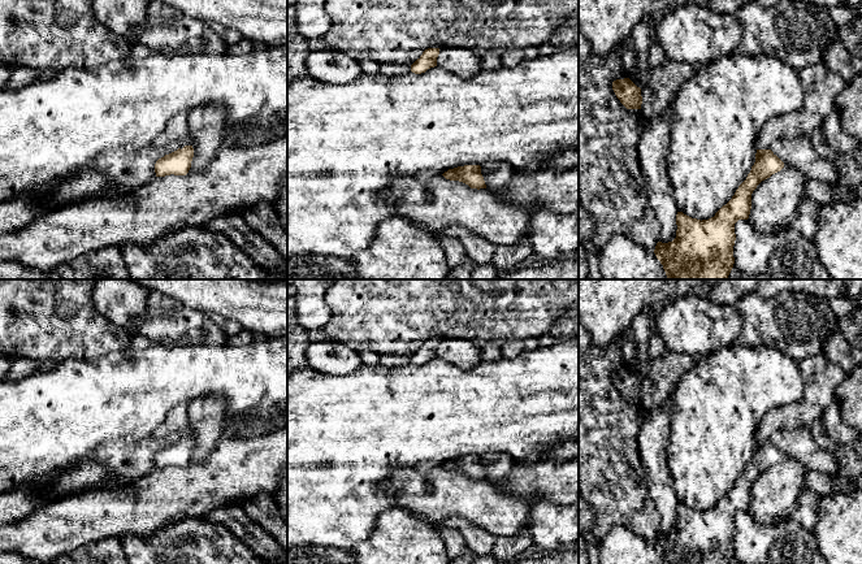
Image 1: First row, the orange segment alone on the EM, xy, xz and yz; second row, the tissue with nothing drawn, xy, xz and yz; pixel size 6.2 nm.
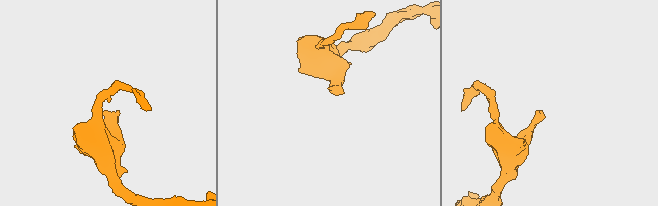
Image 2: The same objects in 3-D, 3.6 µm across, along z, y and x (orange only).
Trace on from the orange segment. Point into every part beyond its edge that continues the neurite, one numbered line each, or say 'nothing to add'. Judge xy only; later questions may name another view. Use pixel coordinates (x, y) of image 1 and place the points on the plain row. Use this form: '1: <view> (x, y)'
1: xy (177, 421)

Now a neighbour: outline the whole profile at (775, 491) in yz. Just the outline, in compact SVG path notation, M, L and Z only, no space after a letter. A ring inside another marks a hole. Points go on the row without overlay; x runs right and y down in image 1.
M784 456L753 482L749 513L766 525L792 519L806 474L798 460Z

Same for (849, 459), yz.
M862 435L858 439L835 454L839 465L837 476L841 480L862 476Z

